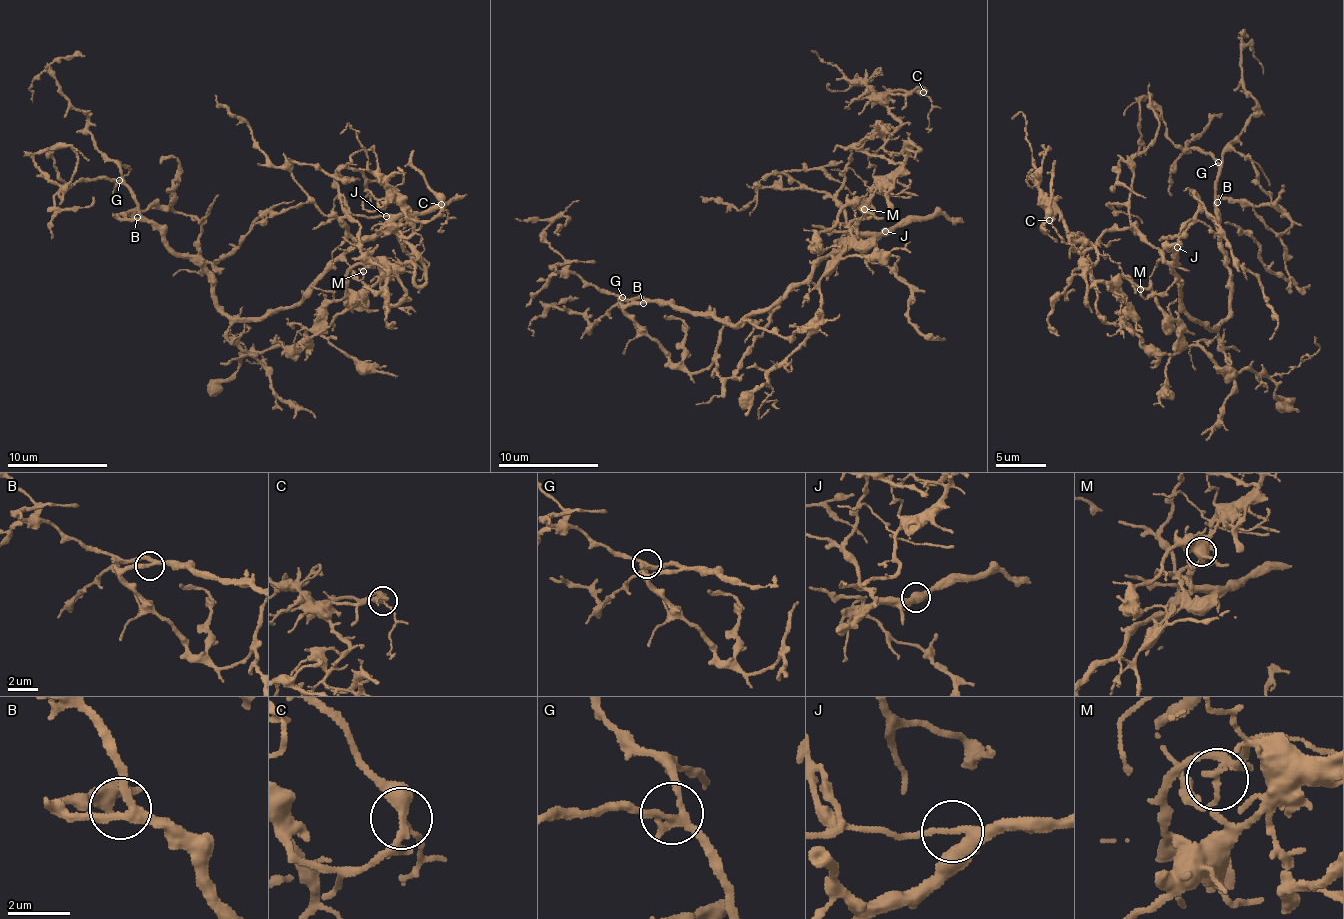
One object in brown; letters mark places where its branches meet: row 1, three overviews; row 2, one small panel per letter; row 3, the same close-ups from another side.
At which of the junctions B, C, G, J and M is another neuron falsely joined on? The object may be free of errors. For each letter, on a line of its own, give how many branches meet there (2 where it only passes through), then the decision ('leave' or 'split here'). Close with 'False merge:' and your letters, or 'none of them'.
B: 3 branches meet; leave
C: 3 branches meet; leave
G: 3 branches meet; leave
J: 3 branches meet; leave
M: 3 branches meet; split here
False merge: M

